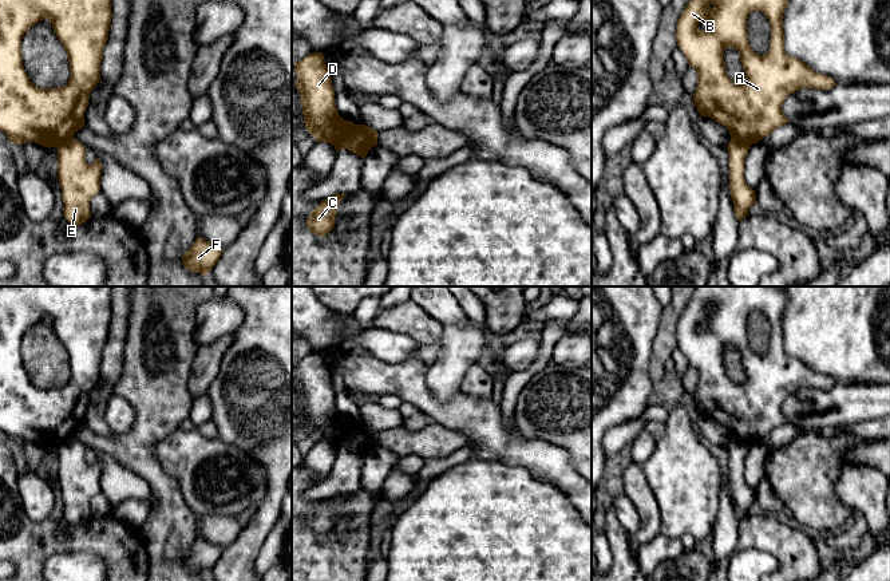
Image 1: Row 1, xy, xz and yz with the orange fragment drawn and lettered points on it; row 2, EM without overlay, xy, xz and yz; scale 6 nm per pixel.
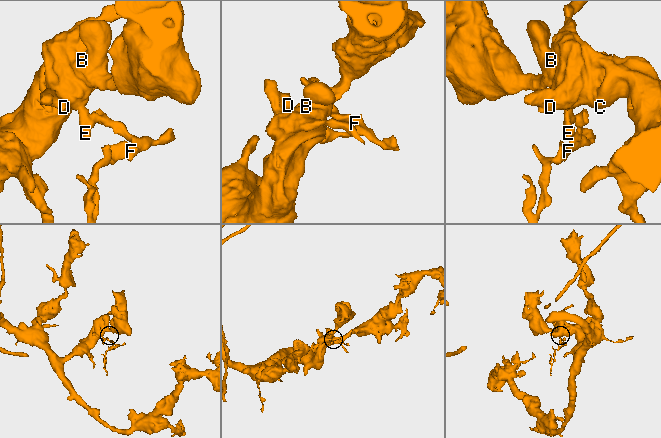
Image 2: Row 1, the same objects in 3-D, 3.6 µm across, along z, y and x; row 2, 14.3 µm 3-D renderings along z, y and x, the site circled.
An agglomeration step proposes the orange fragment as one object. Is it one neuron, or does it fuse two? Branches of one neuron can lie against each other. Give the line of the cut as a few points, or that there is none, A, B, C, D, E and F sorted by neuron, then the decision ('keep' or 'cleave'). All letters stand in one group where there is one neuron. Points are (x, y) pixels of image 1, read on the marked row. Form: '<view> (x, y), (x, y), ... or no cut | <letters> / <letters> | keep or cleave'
xz (362, 125), (367, 138), (374, 145) | A B C D / E F | cleave

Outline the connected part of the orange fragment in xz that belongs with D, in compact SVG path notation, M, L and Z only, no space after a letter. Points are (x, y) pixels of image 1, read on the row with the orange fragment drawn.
M312 52L293 63L301 96L305 127L316 142L331 143L336 153L348 149L365 159L373 147L363 124L344 120L336 108L332 78L321 52Z

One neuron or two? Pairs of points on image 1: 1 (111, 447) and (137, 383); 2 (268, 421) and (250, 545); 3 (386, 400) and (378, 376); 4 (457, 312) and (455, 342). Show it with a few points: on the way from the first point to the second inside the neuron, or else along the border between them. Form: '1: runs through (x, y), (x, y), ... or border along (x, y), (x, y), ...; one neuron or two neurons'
1: runs through (130, 438), (142, 426), (142, 402); one neuron
2: runs through (276, 451), (276, 493), (266, 514); one neuron
3: border along (380, 395), (398, 395), (403, 400); two neurons
4: border along (469, 319), (462, 323), (446, 323), (443, 325); two neurons

